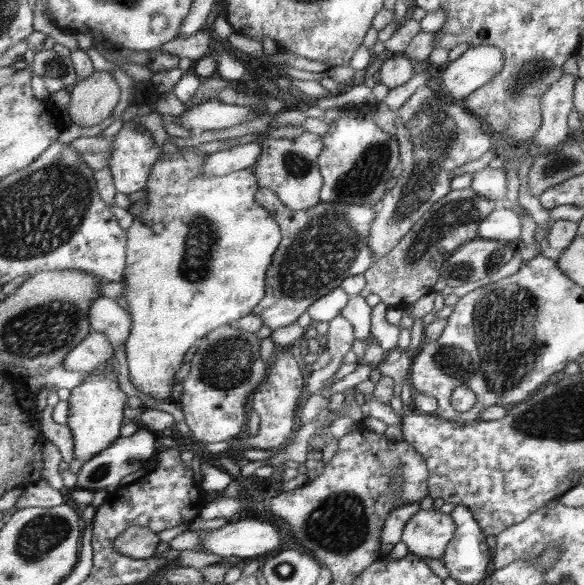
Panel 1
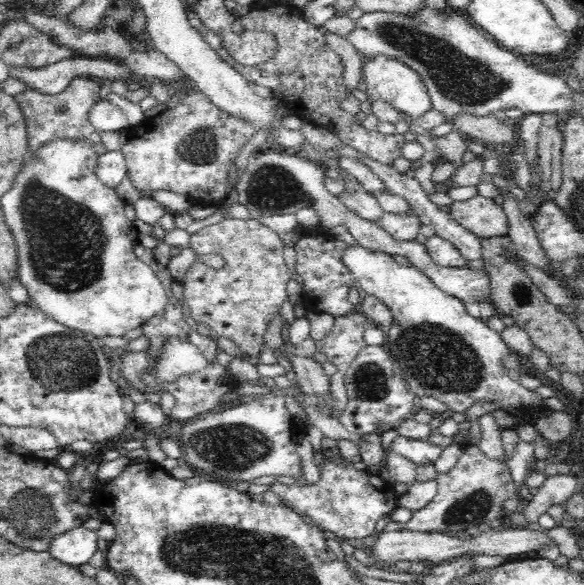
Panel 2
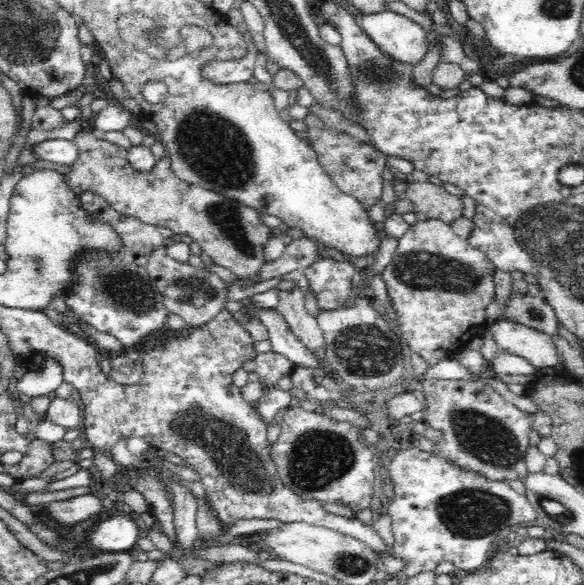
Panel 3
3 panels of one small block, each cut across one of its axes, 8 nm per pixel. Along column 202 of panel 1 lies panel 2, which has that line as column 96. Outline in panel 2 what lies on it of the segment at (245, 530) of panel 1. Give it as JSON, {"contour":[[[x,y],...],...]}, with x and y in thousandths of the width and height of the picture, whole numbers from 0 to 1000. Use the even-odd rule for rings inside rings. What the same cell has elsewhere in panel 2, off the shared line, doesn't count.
{"contour":[[[144,897],[89,918],[80,942],[96,957],[118,966],[147,964],[168,940],[168,915]]]}

